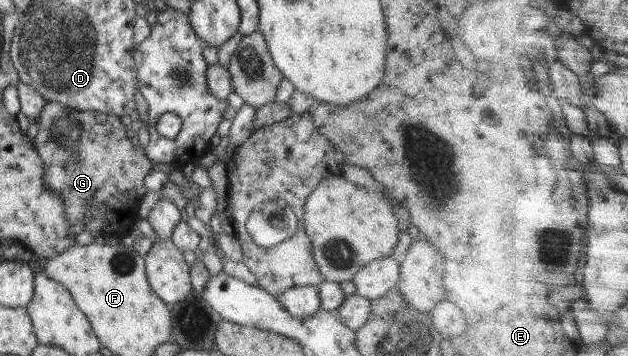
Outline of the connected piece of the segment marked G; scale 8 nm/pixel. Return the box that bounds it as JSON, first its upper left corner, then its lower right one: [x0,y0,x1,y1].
[30,101,154,241]

